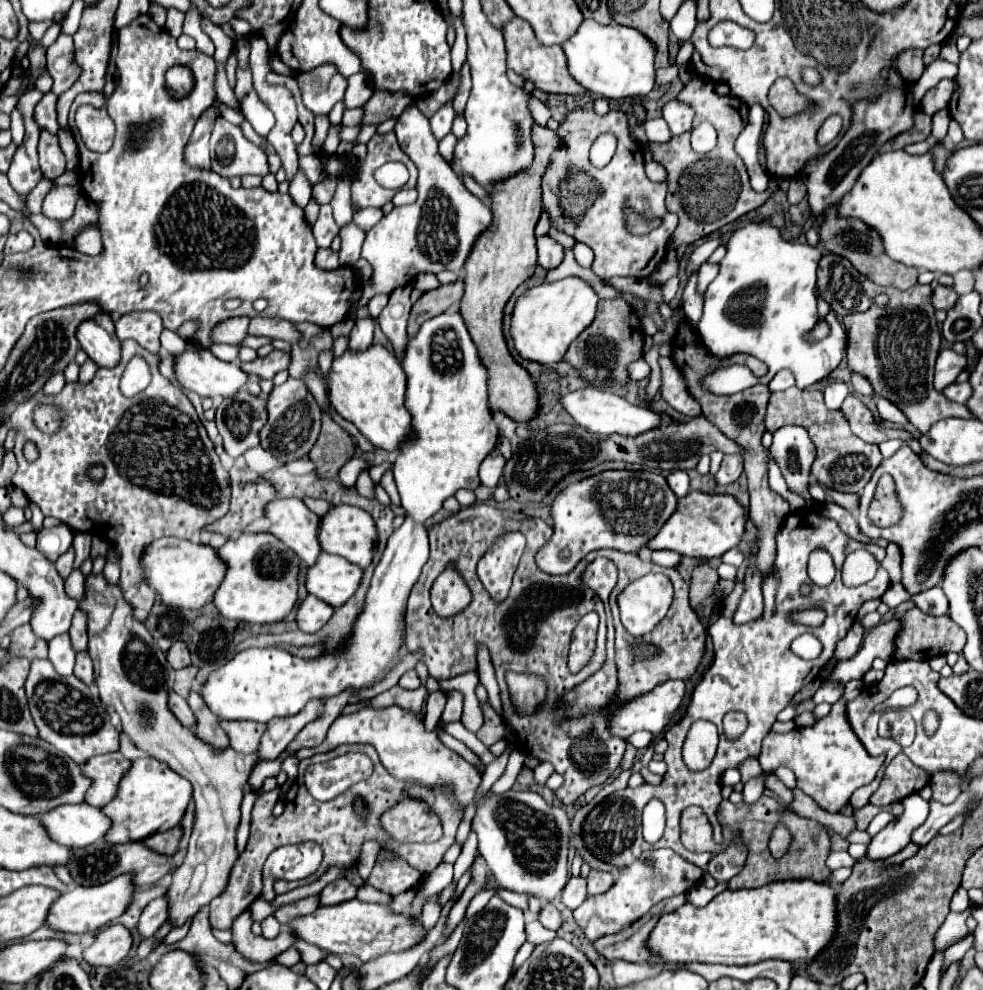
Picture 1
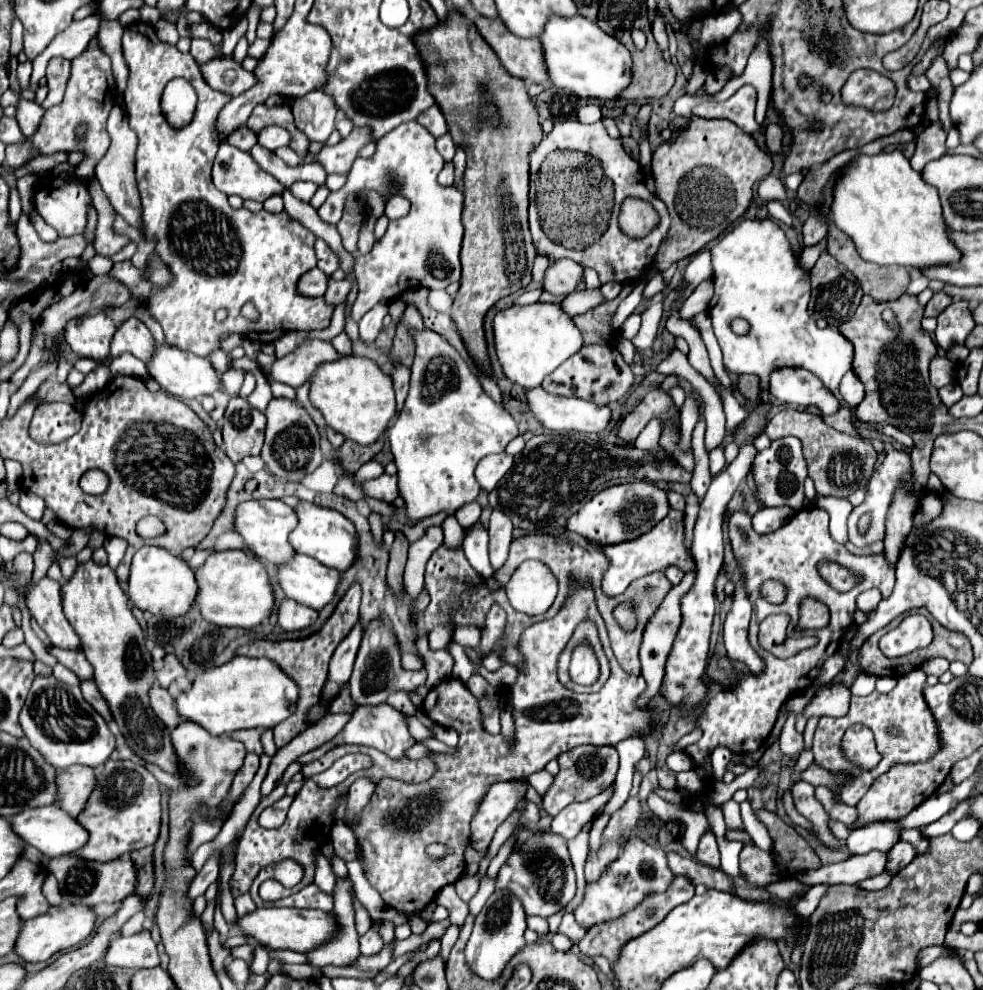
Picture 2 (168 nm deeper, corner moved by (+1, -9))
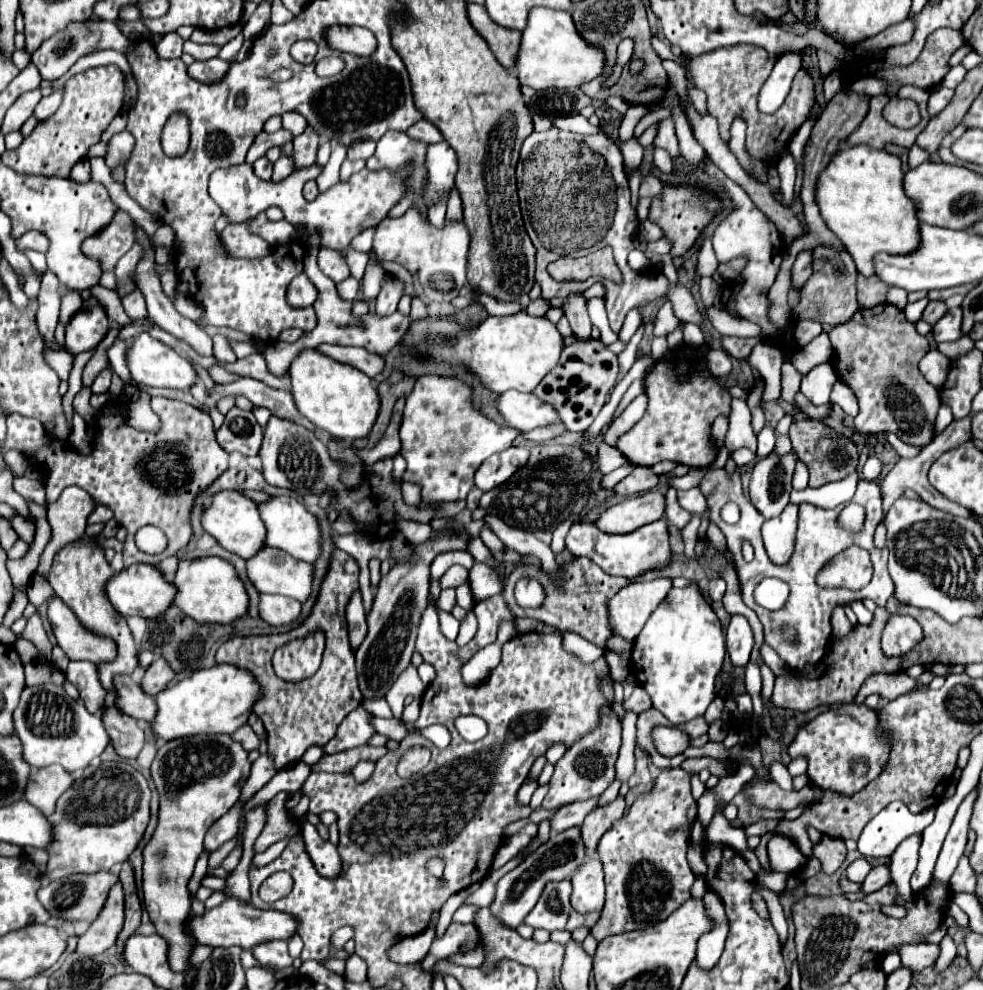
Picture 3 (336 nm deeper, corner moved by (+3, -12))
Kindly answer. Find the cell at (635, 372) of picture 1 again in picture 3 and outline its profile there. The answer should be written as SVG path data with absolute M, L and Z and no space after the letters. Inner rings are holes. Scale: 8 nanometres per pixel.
M574 293L566 299L564 313L570 321L572 333L576 337L576 342L564 347L558 365L538 383L538 387L532 391L540 401L552 405L568 431L584 431L592 425L596 415L606 403L608 393L614 389L618 381L618 359L608 351L604 343L592 341L592 323L586 313L586 301L582 299L580 293Z

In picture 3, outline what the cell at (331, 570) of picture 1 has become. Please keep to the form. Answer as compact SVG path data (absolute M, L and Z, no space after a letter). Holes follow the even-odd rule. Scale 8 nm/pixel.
M264 545L254 557L246 559L246 573L260 593L286 595L304 603L312 591L312 565L276 547Z

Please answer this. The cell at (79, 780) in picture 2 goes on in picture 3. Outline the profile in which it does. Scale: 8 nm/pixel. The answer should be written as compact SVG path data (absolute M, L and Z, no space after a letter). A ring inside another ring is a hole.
M48 765L42 769L32 769L28 785L24 789L24 799L40 809L42 813L54 813L56 799L72 785L70 773L60 765Z

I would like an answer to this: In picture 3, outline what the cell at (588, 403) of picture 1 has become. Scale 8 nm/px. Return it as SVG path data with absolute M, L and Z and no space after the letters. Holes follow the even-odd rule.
M506 391L498 397L496 409L510 427L522 433L560 421L558 413L554 413L550 405L538 401L538 397L534 397L532 393Z

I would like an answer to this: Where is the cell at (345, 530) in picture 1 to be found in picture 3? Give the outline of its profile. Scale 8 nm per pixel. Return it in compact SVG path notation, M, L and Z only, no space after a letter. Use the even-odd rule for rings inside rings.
M280 495L280 497L270 497L266 503L258 503L258 511L260 511L260 517L266 527L266 545L284 549L292 557L308 561L308 563L316 561L316 557L320 555L318 521L310 511L306 511L306 507L302 503L298 503L292 497Z

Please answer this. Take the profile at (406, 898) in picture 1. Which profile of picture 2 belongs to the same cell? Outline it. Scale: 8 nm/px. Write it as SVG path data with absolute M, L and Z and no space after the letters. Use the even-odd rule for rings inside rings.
M375 925L359 938L360 952L362 955L370 956L378 953L384 946L384 942L377 932Z

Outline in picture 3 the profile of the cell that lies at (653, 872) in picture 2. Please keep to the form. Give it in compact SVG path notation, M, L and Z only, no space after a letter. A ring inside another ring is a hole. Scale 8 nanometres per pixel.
M588 859L584 865L570 877L572 909L578 913L598 911L604 905L604 877L602 863L598 859Z

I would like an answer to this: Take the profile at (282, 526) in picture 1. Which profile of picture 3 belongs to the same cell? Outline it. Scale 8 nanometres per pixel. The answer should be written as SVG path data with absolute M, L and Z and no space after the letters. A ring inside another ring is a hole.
M218 491L212 495L210 505L206 505L202 511L202 527L208 535L212 535L218 541L220 547L240 555L242 559L254 557L254 553L258 553L266 537L266 527L262 525L262 519L258 517L256 503L236 491Z

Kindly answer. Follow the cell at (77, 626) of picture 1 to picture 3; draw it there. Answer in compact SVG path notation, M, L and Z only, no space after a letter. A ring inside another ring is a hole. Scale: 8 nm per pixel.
M70 661L68 669L66 669L66 679L72 685L76 685L76 689L80 691L80 699L90 713L100 715L104 711L108 691L102 687L102 683L98 679L96 665L92 665L88 661Z

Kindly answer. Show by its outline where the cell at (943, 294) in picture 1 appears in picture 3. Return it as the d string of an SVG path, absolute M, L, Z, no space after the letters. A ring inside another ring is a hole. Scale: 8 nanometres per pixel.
M930 301L928 303L928 307L924 309L924 315L922 315L922 319L926 321L926 323L930 323L930 325L934 325L944 313L948 311L948 307L946 307L946 303L942 303L942 301Z

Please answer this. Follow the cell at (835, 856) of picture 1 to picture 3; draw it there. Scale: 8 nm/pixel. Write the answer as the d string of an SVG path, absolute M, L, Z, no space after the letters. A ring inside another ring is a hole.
M856 859L852 865L848 865L846 877L854 883L862 883L864 877L868 875L868 871L870 871L870 863L866 859Z

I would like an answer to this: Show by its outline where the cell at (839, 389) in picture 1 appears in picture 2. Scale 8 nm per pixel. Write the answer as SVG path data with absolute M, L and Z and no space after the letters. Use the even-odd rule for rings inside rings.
M796 368L776 370L770 378L770 392L784 404L800 406L818 406L824 416L834 414L841 407L839 400L824 386L814 374Z

